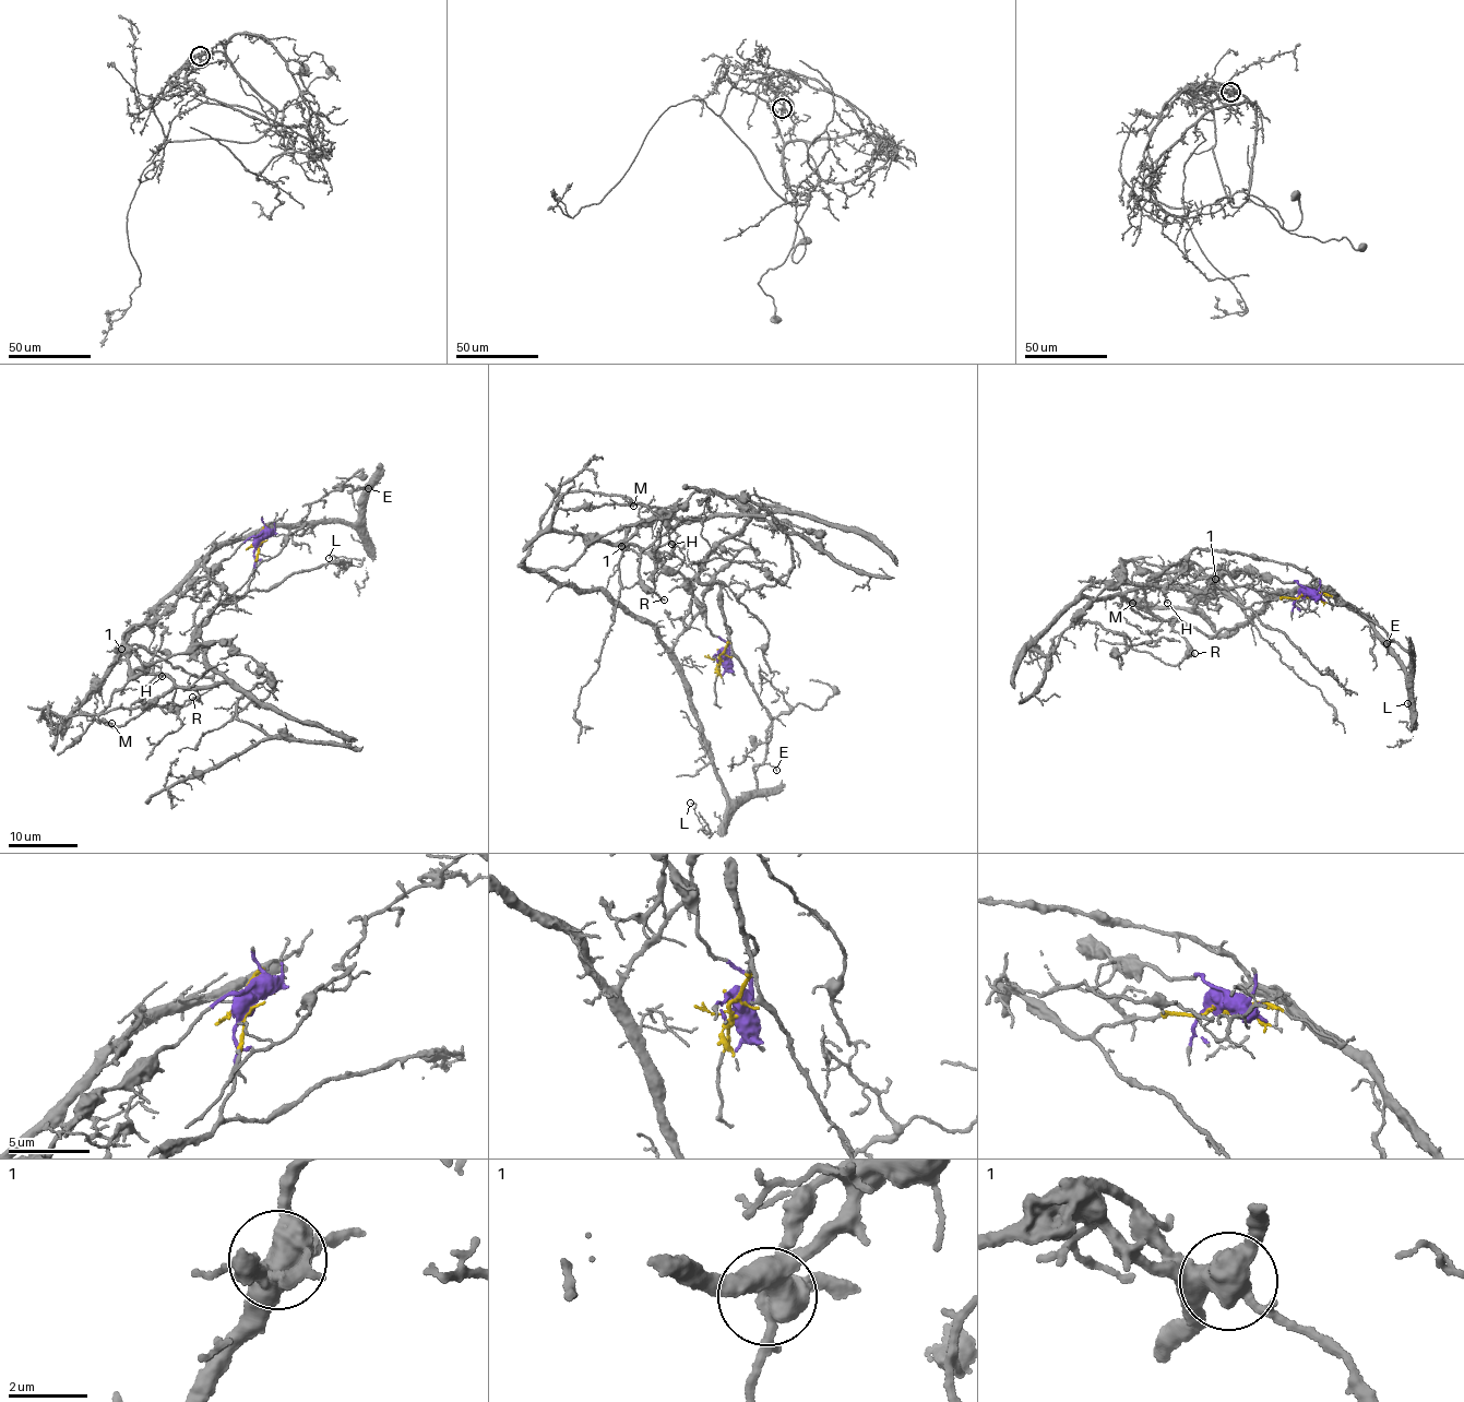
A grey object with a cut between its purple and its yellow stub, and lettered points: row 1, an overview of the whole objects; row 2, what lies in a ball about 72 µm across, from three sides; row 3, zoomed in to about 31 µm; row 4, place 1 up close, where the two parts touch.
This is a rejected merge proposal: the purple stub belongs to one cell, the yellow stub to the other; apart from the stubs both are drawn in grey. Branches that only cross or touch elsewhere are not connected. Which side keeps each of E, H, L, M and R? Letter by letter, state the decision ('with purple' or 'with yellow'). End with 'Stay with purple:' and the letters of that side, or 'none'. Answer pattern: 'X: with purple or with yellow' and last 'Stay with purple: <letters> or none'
E: with purple
H: with yellow
L: with purple
M: with yellow
R: with yellow
Stay with purple: E, L

